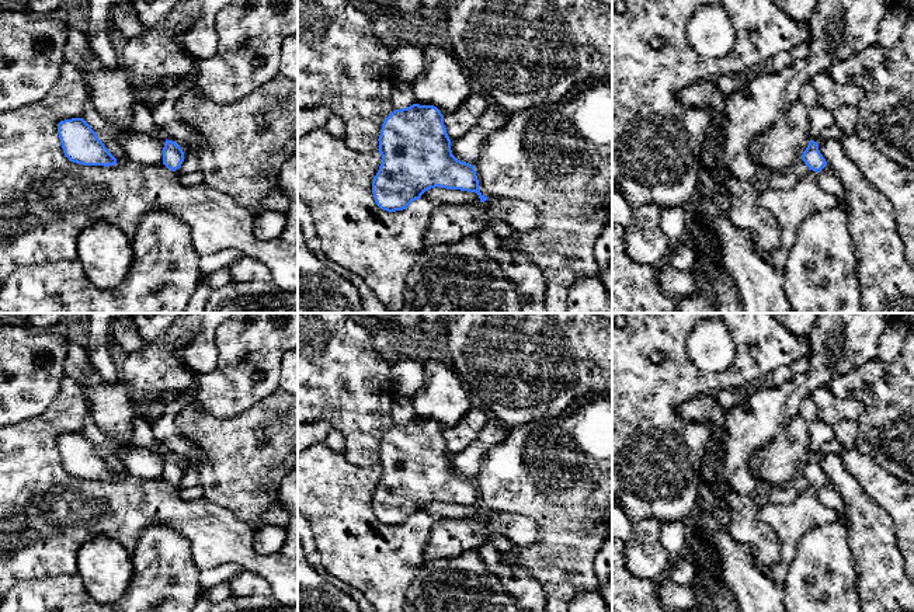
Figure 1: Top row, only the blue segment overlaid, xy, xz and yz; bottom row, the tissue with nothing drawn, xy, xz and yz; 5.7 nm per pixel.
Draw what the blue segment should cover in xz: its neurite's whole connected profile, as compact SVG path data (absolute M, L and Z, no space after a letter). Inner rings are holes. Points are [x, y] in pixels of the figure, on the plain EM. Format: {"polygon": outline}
{"polygon": "M413 418L390 427L382 438L378 465L382 474L372 494L372 508L376 519L383 525L407 524L413 515L435 501L476 507L480 517L487 515L487 511L480 507L475 480L452 469L444 430L434 420Z"}

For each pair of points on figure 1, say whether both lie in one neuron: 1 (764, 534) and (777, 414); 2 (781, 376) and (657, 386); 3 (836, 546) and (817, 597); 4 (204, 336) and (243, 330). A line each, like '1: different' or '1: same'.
1: different
2: different
3: same
4: different

